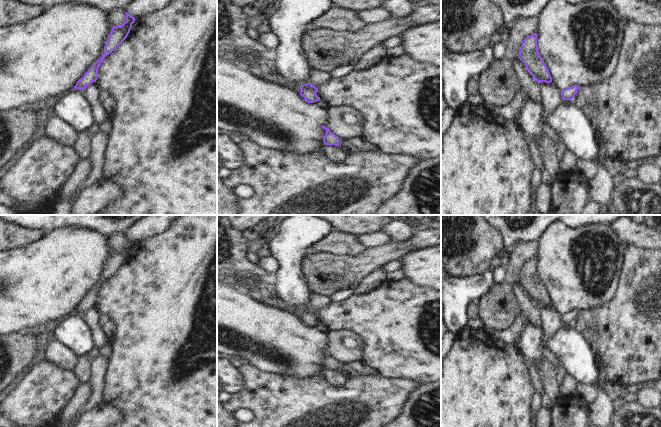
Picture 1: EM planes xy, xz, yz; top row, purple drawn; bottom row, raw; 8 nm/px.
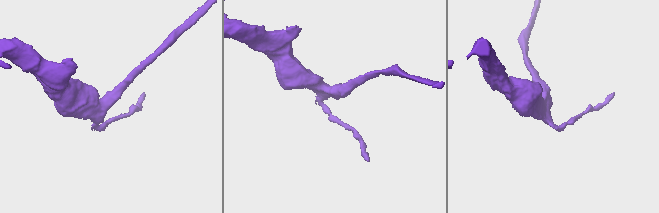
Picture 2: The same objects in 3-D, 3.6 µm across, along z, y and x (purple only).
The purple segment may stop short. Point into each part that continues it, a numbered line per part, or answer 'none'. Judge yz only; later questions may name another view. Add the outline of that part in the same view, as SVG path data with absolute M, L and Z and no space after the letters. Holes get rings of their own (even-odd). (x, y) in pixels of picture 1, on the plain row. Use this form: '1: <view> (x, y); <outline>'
none

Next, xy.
none

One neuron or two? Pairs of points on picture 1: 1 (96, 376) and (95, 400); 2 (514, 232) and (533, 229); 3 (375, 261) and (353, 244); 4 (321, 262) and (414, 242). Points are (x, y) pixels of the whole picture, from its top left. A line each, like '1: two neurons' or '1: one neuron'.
1: one neuron
2: one neuron
3: two neurons
4: one neuron

